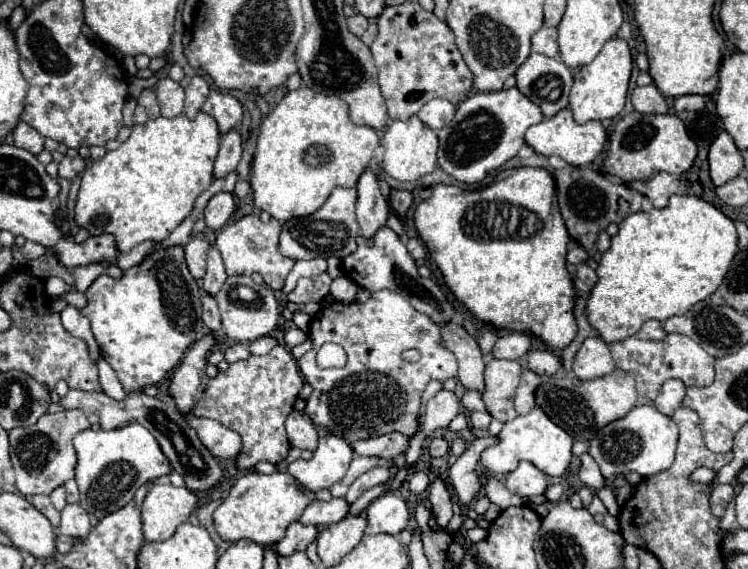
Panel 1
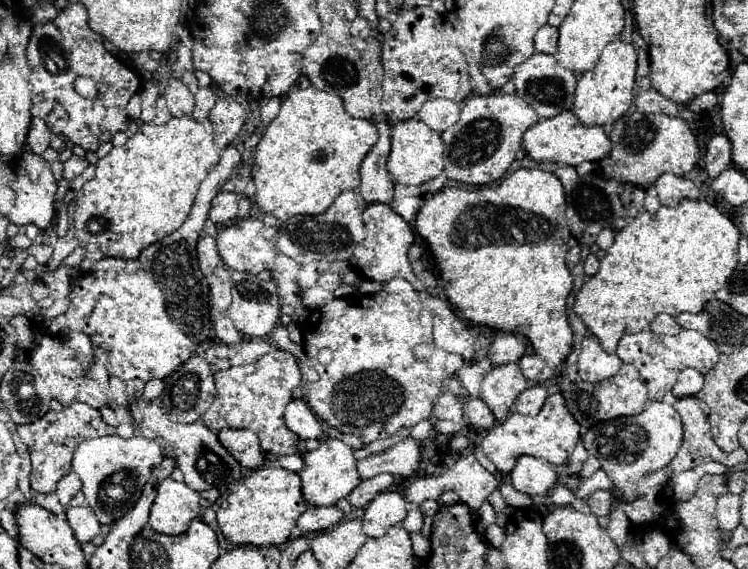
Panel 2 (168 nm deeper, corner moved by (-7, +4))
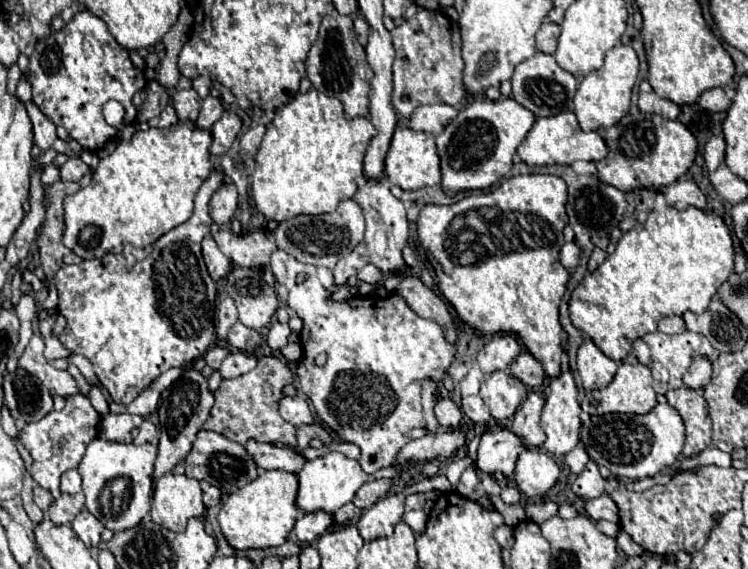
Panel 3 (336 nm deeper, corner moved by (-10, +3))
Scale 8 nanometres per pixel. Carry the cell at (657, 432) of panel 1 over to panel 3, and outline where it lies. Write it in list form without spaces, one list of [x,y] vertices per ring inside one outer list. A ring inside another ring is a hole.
[[[659,403],[647,415],[615,413],[591,417],[589,423],[581,427],[581,441],[585,443],[585,449],[595,463],[607,467],[621,479],[635,481],[659,475],[675,465],[685,443],[685,427],[681,415],[669,403]]]

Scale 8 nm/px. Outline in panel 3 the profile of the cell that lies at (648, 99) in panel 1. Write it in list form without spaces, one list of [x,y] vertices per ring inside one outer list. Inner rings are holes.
[[[653,91],[639,95],[639,109],[643,113],[663,115],[665,119],[677,119],[677,115],[679,115],[679,107],[673,101],[663,99],[657,93],[653,93]]]

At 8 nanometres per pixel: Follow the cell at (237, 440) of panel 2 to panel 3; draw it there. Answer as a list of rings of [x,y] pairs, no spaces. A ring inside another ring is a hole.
[[[255,439],[247,441],[245,449],[261,469],[283,469],[297,473],[305,463],[305,459],[295,449],[277,447],[271,443],[259,443]]]

